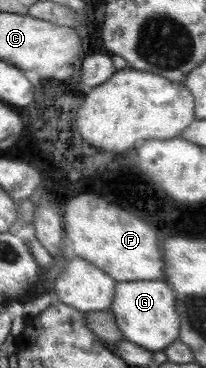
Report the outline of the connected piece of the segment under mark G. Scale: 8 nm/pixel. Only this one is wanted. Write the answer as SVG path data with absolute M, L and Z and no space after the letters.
M132 281L115 284L110 312L115 316L124 340L152 352L165 349L178 338L180 320L175 309L175 296L168 284L160 281Z

